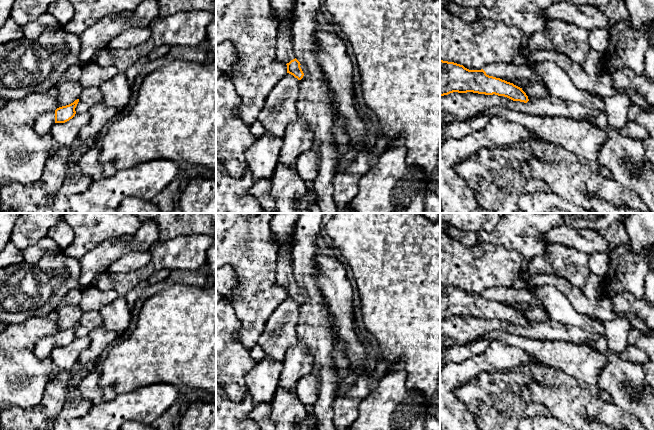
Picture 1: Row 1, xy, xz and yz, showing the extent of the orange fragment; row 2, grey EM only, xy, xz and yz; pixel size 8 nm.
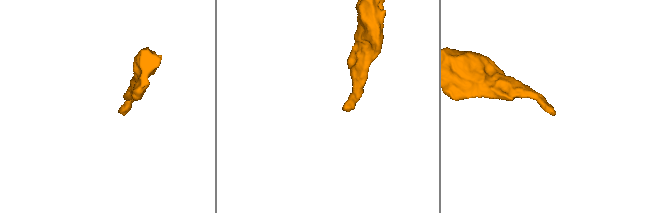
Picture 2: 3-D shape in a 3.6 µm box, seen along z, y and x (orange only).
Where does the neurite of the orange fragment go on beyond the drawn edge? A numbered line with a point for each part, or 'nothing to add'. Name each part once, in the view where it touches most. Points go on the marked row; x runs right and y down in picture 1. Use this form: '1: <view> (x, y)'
1: xy (43, 125)

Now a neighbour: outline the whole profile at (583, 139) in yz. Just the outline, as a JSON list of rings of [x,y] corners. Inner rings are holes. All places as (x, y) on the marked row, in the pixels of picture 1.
[[[495,107],[483,114],[501,117],[529,130],[540,142],[557,144],[587,163],[597,161],[607,134],[589,121],[563,116],[541,116]]]

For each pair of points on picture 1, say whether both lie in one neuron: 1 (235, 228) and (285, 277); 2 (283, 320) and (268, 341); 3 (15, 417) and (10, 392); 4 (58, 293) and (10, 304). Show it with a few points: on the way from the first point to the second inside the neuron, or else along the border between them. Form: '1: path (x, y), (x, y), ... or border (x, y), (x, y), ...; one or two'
1: border (278, 252), (275, 283), (285, 288); two
2: path (282, 325), (273, 336); one
3: border (36, 405), (30, 407), (10, 407); two
4: path (46, 305), (22, 306); one

